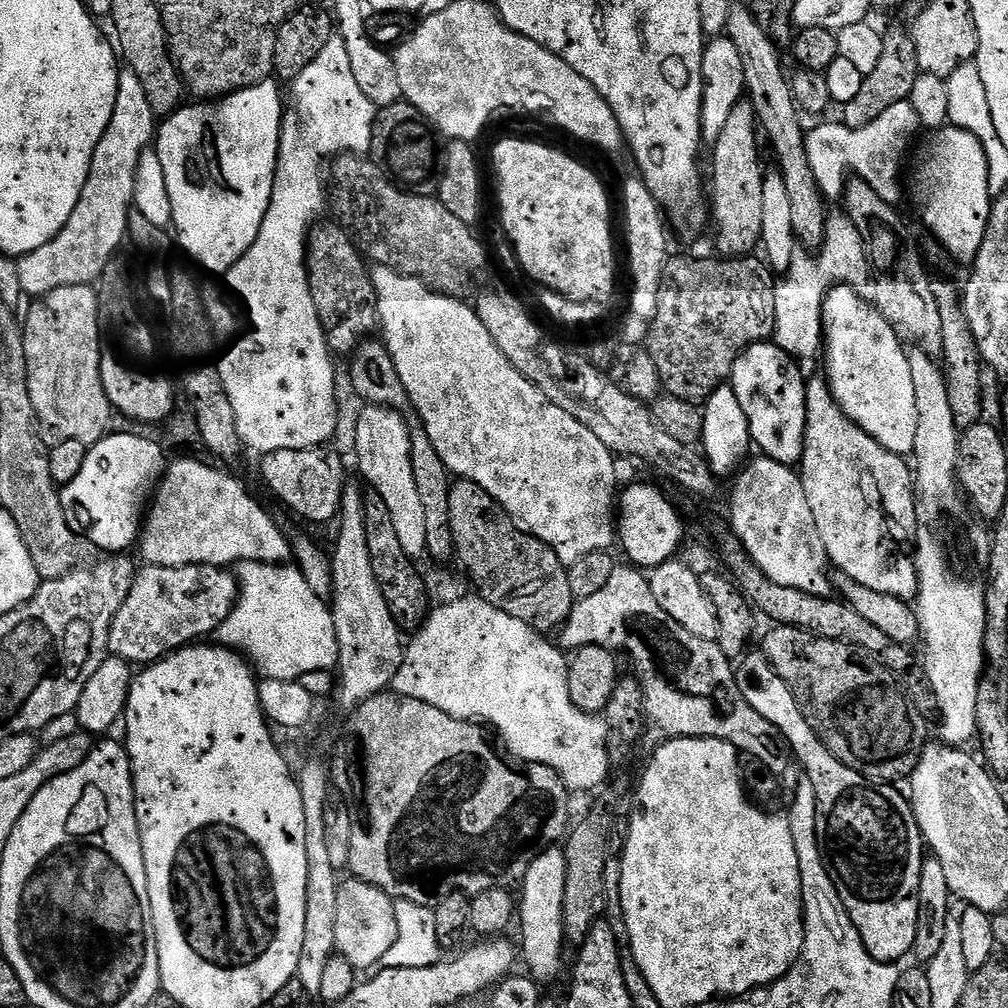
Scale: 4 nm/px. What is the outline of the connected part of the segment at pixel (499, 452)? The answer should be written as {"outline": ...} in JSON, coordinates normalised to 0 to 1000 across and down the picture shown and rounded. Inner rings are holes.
{"outline":[[[376,264],[368,267],[369,279],[371,280],[371,288],[373,289],[373,299],[375,300],[375,312],[377,313],[376,328],[381,328],[379,332],[379,340],[385,344],[387,355],[391,359],[391,363],[395,363],[395,375],[399,375],[399,383],[403,383],[403,391],[407,395],[412,412],[417,412],[416,420],[423,427],[423,431],[427,435],[427,438],[431,438],[431,446],[435,446],[435,454],[438,454],[438,458],[443,462],[445,469],[449,473],[457,476],[465,476],[474,482],[478,482],[478,486],[482,486],[482,490],[486,490],[486,494],[490,494],[502,507],[504,513],[512,520],[516,521],[520,527],[525,528],[527,532],[534,533],[538,538],[542,538],[550,546],[550,550],[554,550],[554,554],[561,562],[573,558],[573,554],[581,554],[581,550],[589,550],[590,548],[598,548],[606,545],[609,540],[609,533],[612,531],[613,524],[609,519],[609,505],[613,500],[613,483],[611,484],[611,460],[607,448],[601,442],[597,442],[597,438],[593,438],[593,435],[585,427],[581,427],[581,423],[577,423],[577,419],[573,419],[573,415],[565,415],[565,411],[562,411],[562,407],[554,407],[554,403],[550,403],[550,399],[546,399],[542,395],[542,391],[538,391],[533,385],[527,381],[524,376],[517,371],[511,363],[502,355],[502,351],[498,351],[498,347],[494,347],[494,343],[490,339],[490,335],[486,335],[486,327],[482,327],[482,323],[478,323],[478,319],[472,313],[471,305],[467,301],[459,302],[459,297],[450,294],[441,294],[439,290],[430,290],[428,286],[422,284],[418,278],[412,278],[406,274],[397,274],[391,268],[379,266]]]}

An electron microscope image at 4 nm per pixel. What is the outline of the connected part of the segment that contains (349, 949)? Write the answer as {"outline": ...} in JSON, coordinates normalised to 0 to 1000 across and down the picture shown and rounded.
{"outline":[[[352,871],[338,872],[331,919],[331,935],[336,948],[355,962],[372,961],[394,931],[395,911],[389,890],[375,883],[375,879],[367,879]]]}

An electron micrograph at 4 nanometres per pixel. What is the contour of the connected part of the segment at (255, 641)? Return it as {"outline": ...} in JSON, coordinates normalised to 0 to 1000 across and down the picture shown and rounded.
{"outline":[[[241,556],[233,564],[232,570],[238,581],[238,592],[234,594],[228,613],[224,613],[218,622],[216,635],[221,642],[241,649],[259,672],[268,675],[301,676],[306,673],[302,671],[321,667],[324,663],[332,664],[336,660],[337,642],[328,602],[323,598],[322,592],[312,589],[312,585],[304,581],[304,573],[300,573],[297,563],[285,559],[261,560]]]}

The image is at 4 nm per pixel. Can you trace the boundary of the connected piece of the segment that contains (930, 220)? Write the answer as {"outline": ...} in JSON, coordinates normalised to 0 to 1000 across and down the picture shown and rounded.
{"outline":[[[937,125],[926,130],[905,171],[905,202],[913,218],[944,254],[967,258],[982,220],[986,195],[980,189],[980,162],[974,141],[956,127]]]}

